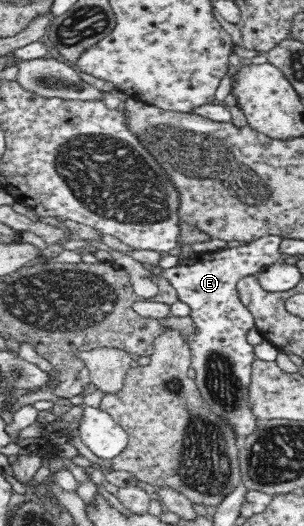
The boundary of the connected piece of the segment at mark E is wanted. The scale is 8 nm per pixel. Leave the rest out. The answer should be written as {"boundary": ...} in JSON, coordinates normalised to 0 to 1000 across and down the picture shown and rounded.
{"boundary":[[[914,447],[865,449],[780,471],[632,485],[582,506],[539,513],[536,521],[576,549],[589,572],[628,586],[625,603],[651,622],[645,635],[615,639],[648,738],[691,779],[760,806],[786,840],[842,814],[849,798],[816,774],[822,696],[842,677],[836,660],[809,648],[809,633],[839,622],[839,606],[796,578],[780,538],[914,502],[928,483],[921,462]]]}

